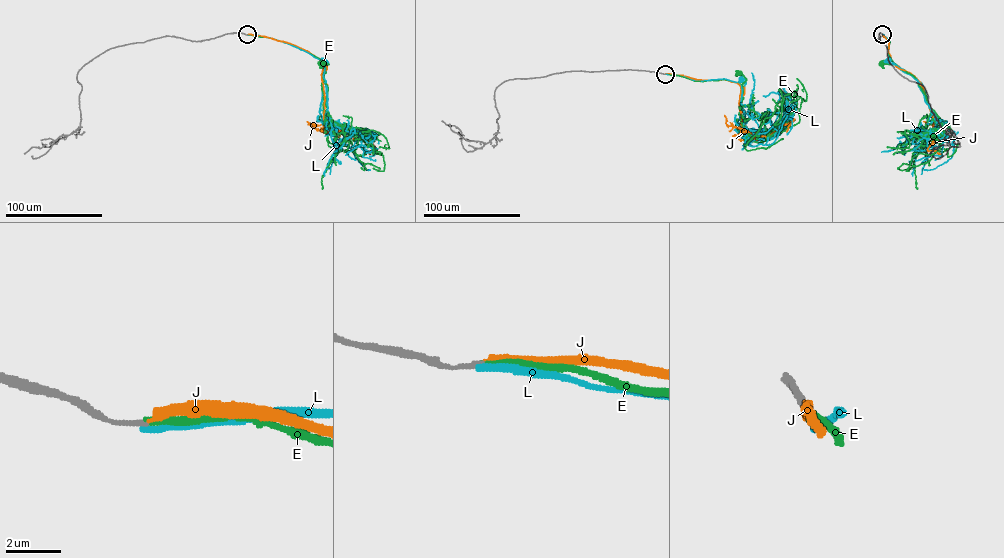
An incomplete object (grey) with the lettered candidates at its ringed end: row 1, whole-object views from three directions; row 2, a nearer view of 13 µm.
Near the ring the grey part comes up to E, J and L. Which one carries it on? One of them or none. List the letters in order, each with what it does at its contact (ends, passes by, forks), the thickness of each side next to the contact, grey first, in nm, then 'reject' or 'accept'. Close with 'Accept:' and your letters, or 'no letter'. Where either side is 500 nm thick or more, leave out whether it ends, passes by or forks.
E: it ends; calibres 200 and 260 nm; accept
J: it ends; calibres 200 and 240 nm; reject
L: it ends; calibres 220 and 240 nm; reject
Accept: E

